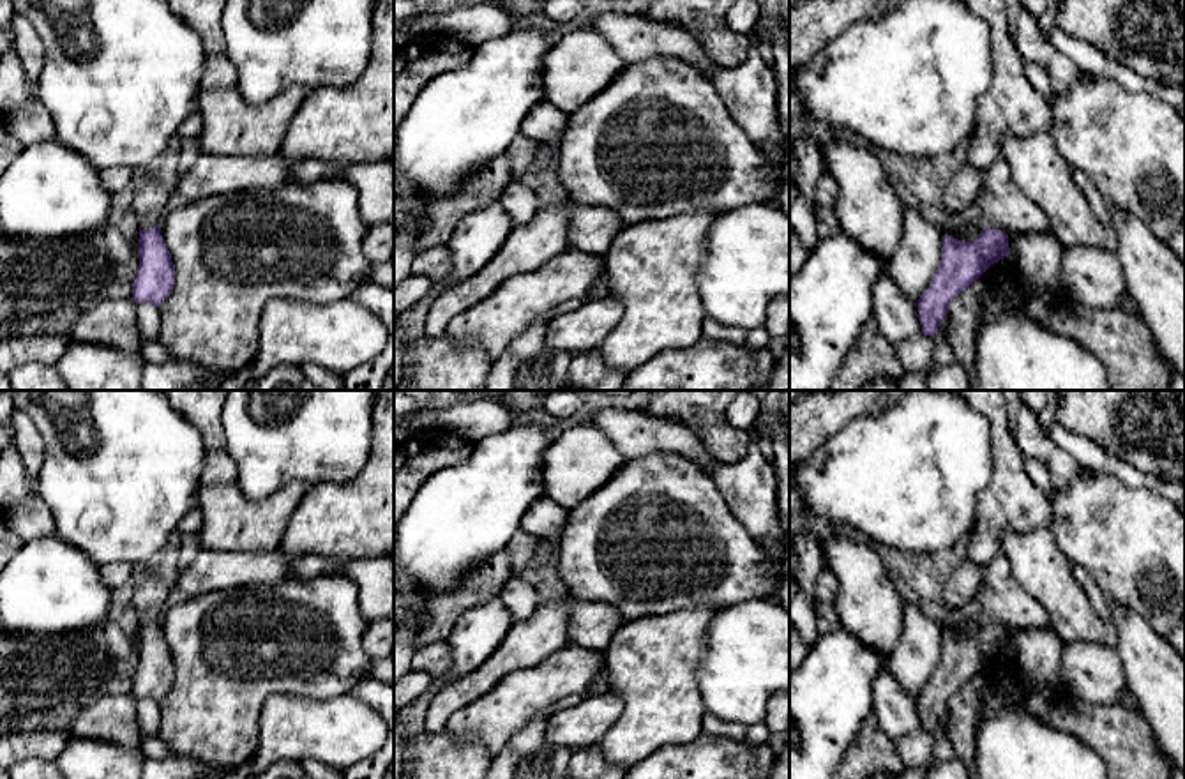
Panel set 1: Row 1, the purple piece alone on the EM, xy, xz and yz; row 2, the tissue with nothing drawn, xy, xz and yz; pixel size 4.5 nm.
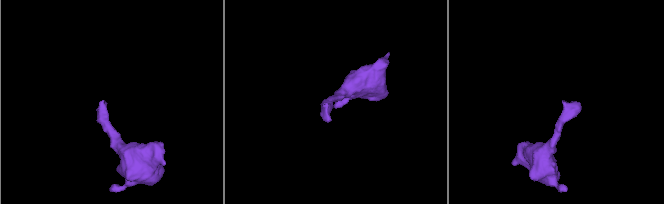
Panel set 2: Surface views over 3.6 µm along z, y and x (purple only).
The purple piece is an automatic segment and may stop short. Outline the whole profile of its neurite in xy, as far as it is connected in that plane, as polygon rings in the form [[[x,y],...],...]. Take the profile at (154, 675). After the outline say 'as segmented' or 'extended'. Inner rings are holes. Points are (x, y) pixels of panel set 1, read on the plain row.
[[[145,576],[136,583],[134,608],[140,616],[140,662],[132,678],[132,696],[157,703],[175,680],[175,661],[161,631],[161,609],[171,586],[159,576]]]; extended

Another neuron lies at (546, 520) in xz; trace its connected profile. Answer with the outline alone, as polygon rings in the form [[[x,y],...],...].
[[[547,496],[537,498],[537,502],[525,512],[521,519],[521,530],[540,537],[542,541],[553,541],[562,535],[569,523],[569,509],[555,503]]]

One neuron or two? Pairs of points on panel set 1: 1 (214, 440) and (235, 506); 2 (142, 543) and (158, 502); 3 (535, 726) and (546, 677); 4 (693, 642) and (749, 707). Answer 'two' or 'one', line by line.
1: two
2: one
3: two
4: two

